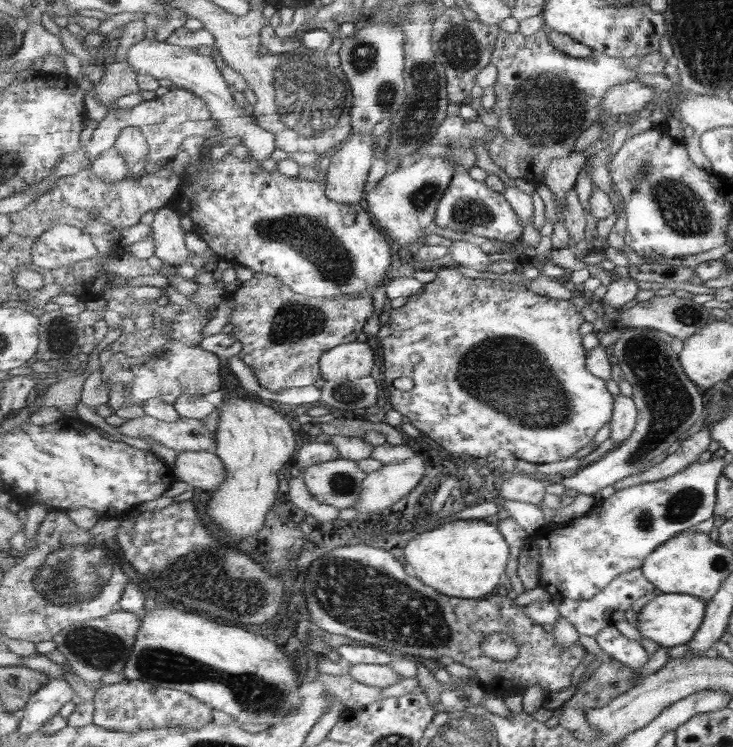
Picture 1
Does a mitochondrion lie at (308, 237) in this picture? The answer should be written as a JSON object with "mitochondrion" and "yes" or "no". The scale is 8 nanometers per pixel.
{"mitochondrion":"yes"}

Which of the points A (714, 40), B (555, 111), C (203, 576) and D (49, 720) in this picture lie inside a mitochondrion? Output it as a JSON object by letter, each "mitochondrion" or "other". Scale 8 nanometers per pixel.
{"A":"mitochondrion","B":"mitochondrion","C":"mitochondrion","D":"other"}

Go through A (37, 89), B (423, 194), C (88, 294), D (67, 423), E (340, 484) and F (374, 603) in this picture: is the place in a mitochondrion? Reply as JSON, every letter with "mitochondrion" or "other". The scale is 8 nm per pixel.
{"A":"other","B":"mitochondrion","C":"other","D":"other","E":"mitochondrion","F":"mitochondrion"}

